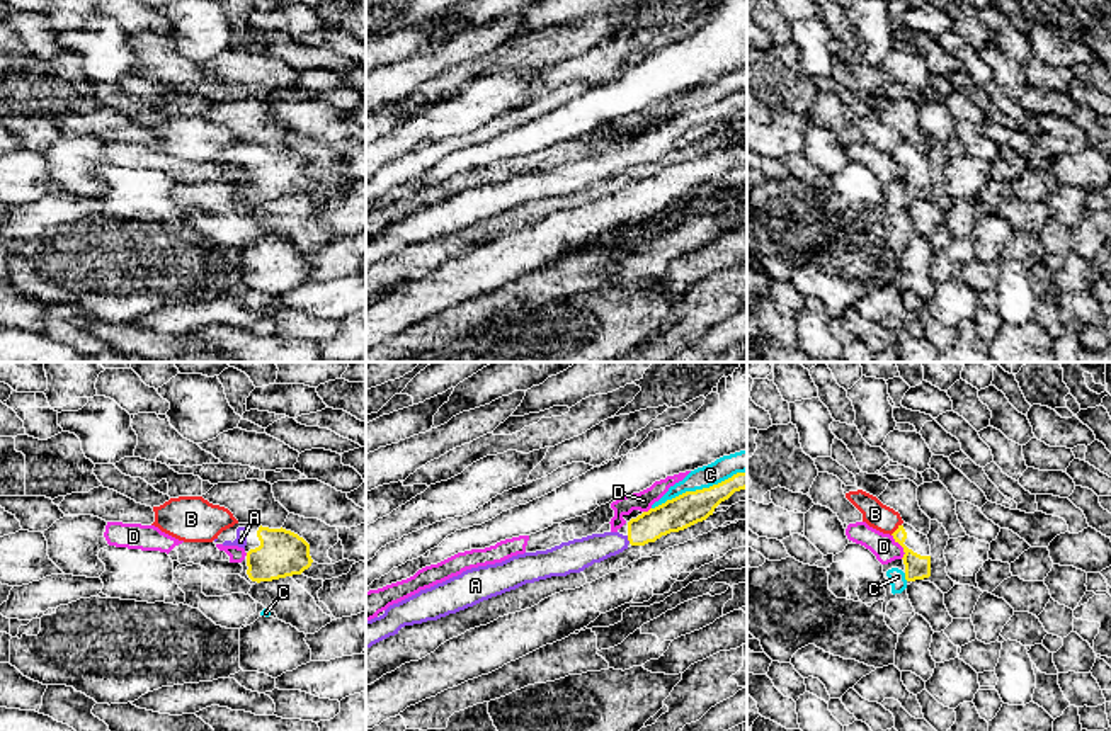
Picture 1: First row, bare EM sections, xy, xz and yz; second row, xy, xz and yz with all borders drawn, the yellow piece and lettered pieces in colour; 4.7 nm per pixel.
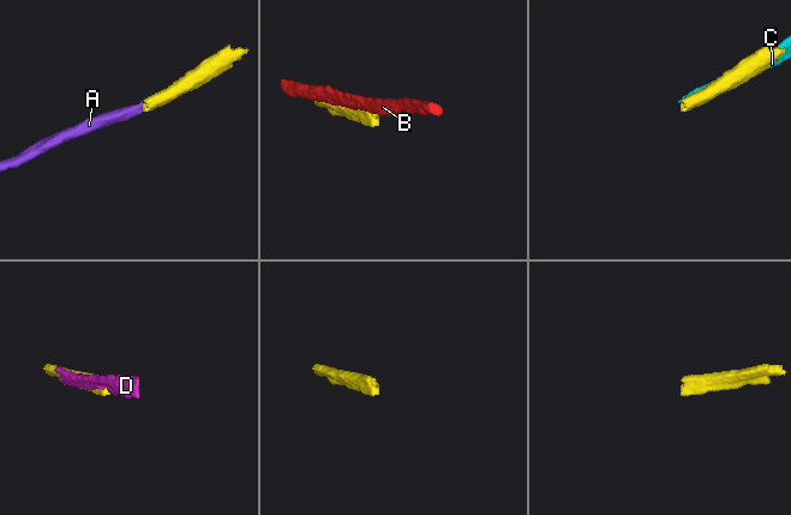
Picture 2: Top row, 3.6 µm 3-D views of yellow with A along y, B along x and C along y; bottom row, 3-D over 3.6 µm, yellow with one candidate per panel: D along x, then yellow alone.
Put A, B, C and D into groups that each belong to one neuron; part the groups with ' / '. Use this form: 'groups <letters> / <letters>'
groups A / B / C / D

